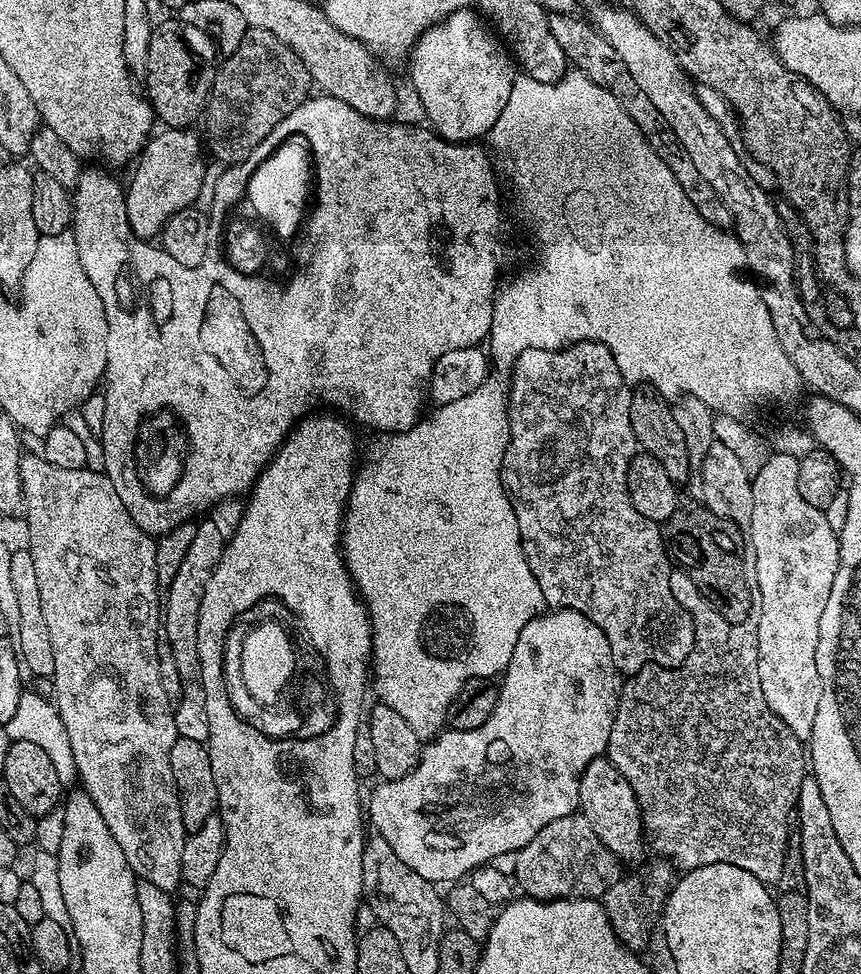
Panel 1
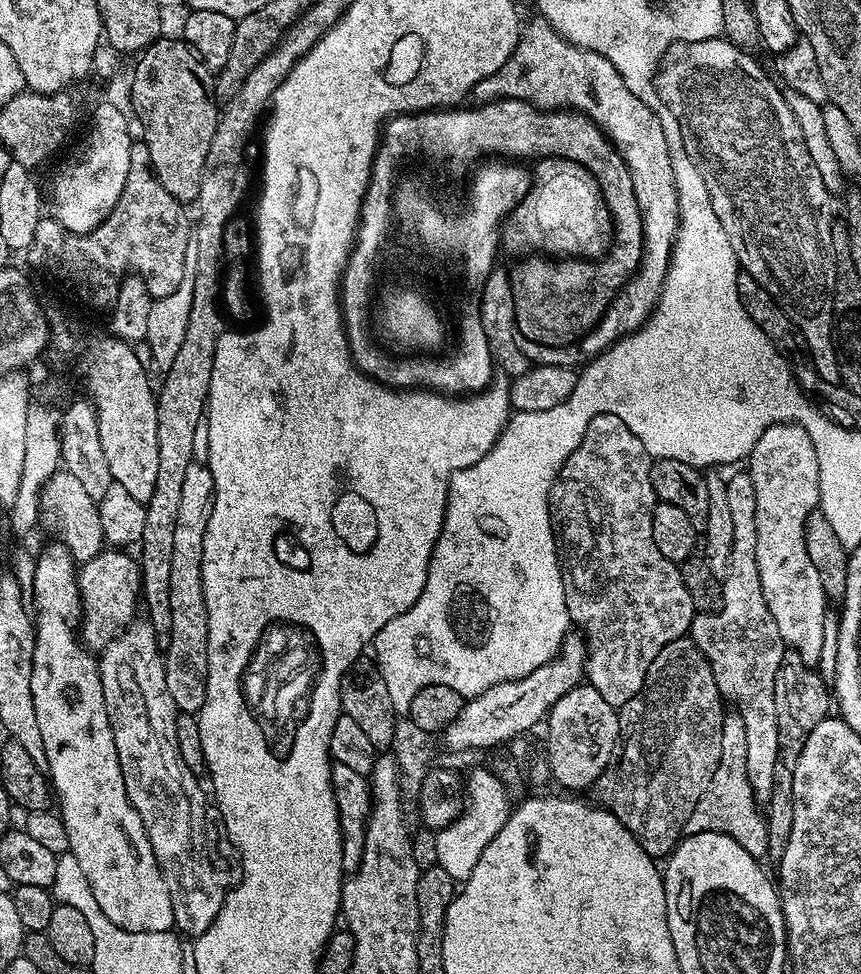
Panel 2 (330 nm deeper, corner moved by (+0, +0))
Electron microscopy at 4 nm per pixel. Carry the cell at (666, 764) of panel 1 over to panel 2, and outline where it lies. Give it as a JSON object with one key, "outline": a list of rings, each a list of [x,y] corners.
{"outline":[[[747,471],[735,475],[726,486],[727,504],[730,505],[731,519],[734,521],[734,546],[730,550],[730,562],[725,570],[722,583],[724,586],[724,607],[719,612],[701,612],[693,615],[690,639],[696,643],[698,650],[708,659],[710,670],[716,679],[721,697],[734,707],[735,715],[746,722],[746,768],[750,778],[750,786],[754,790],[757,801],[768,802],[775,784],[776,771],[780,764],[780,738],[778,719],[774,706],[774,680],[779,664],[784,661],[786,645],[778,634],[778,626],[774,622],[774,614],[770,614],[770,606],[766,606],[766,598],[762,594],[762,582],[758,578],[758,534],[754,518],[754,482]]]}

